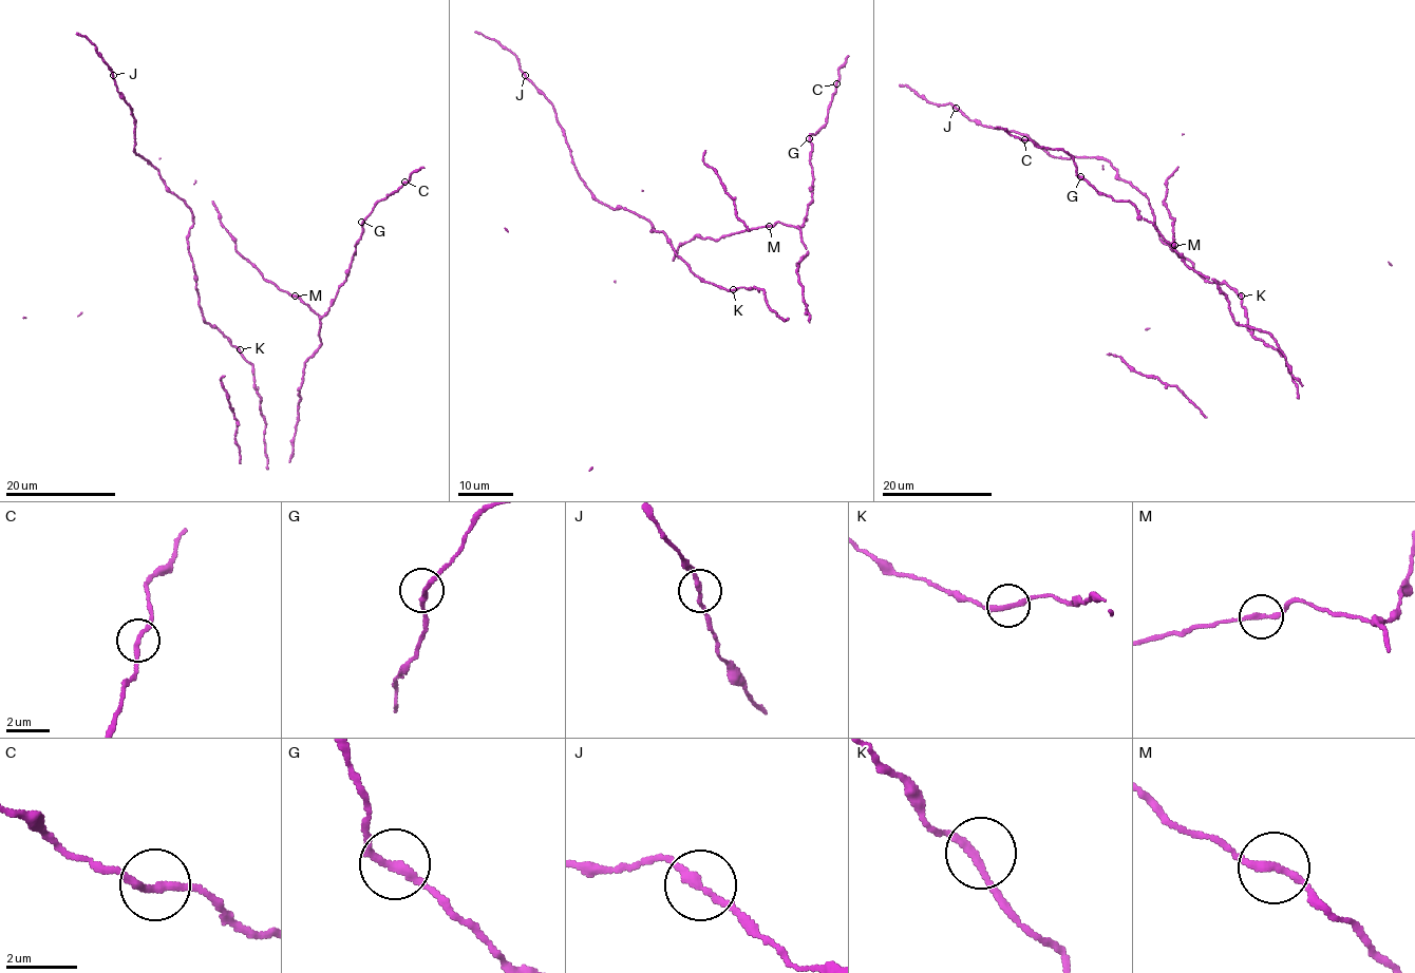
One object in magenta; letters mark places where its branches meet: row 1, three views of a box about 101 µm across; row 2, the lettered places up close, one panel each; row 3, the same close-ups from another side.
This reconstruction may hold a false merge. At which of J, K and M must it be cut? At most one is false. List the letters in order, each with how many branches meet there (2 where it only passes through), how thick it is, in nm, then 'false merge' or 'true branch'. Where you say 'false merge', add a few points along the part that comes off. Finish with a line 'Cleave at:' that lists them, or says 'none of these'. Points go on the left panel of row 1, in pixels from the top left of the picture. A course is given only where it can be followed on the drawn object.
J: branches 2; calibre 200 nm; true branch
K: branches 2; calibre 200 nm; true branch
M: branches 2; calibre 200 nm; true branch
Cleave at: none of these

